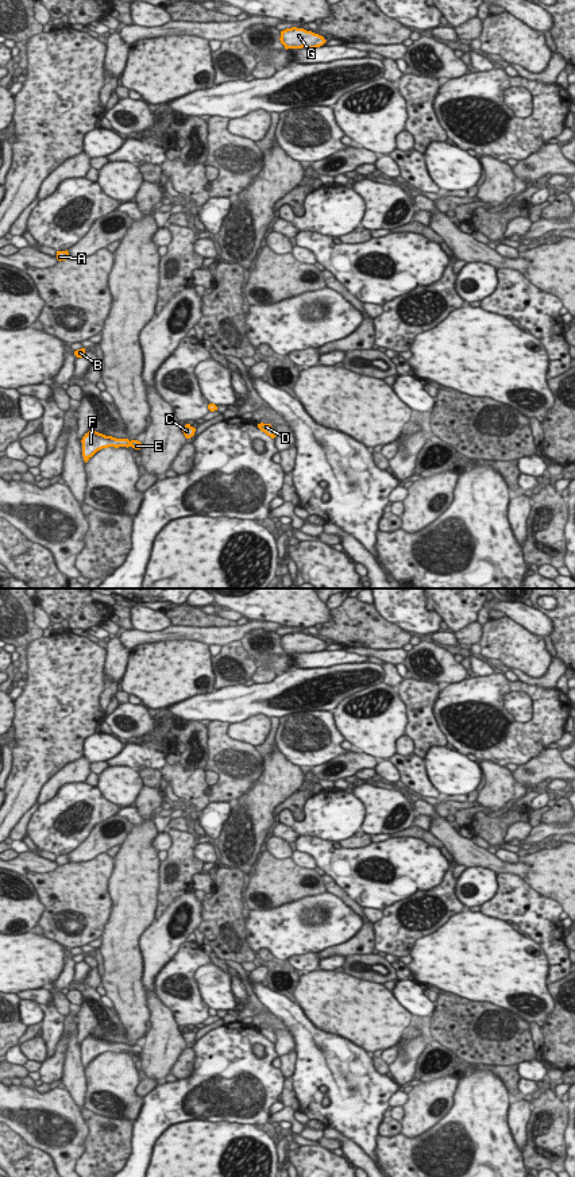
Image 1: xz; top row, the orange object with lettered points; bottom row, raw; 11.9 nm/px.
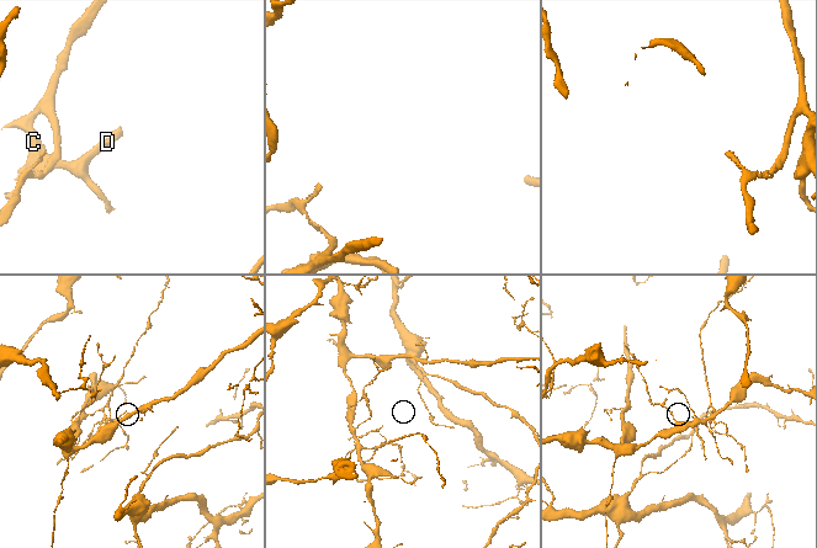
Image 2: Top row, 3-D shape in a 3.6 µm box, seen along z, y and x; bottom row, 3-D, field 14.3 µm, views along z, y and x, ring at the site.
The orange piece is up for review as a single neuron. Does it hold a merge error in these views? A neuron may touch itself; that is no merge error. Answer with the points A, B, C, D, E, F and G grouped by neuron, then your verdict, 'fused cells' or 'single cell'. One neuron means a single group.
A B C D E F G | single cell

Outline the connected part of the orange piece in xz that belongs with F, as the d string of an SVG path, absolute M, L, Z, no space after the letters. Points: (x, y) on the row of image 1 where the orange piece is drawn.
M89 431L81 440L82 443L82 456L85 463L100 449L108 447L132 447L135 449L140 449L142 443L138 440L128 440L128 439L116 439L112 436L105 436L96 431Z

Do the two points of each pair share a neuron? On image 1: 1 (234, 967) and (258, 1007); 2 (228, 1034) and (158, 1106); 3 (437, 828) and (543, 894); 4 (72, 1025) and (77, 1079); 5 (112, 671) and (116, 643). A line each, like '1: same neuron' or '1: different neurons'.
1: same neuron
2: same neuron
3: same neuron
4: same neuron
5: same neuron

